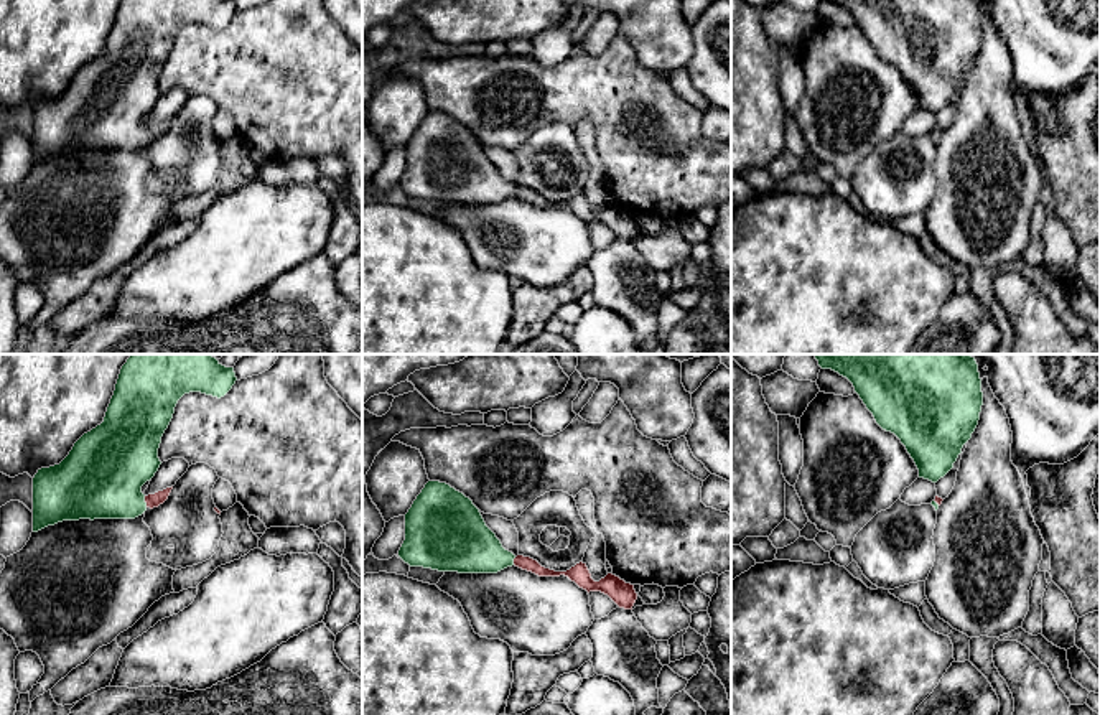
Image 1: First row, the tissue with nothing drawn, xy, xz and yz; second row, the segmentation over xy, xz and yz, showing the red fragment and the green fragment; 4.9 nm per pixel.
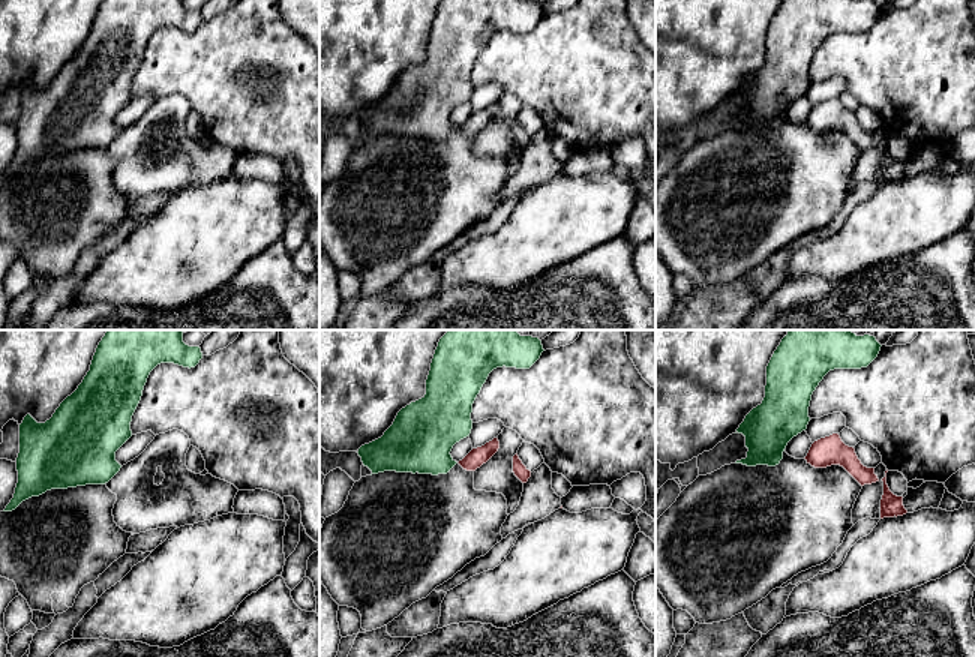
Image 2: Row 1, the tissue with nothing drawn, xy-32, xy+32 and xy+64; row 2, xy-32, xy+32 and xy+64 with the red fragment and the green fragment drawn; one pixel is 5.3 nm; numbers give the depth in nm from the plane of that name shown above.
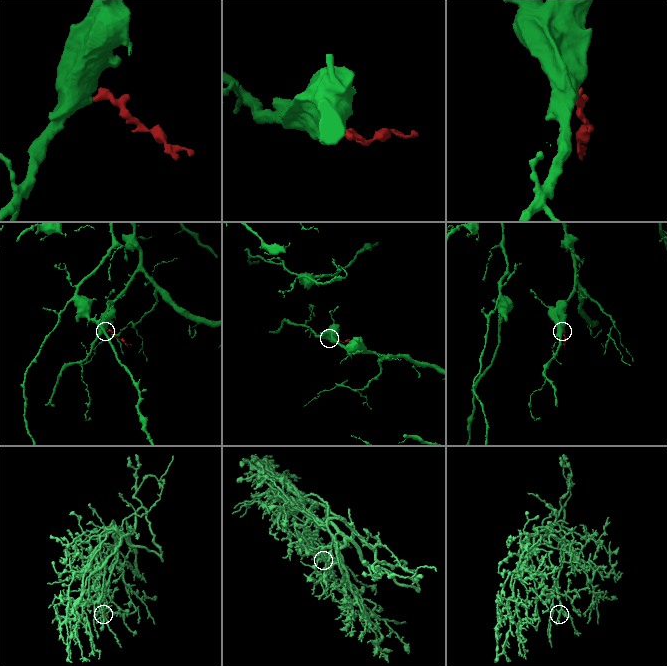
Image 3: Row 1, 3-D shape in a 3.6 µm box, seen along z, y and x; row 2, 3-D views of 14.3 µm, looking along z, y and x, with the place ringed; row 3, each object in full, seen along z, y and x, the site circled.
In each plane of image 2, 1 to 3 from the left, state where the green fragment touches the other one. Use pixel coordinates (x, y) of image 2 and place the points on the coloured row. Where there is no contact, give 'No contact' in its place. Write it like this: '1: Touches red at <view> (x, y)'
1: No contact
2: No contact
3: No contact

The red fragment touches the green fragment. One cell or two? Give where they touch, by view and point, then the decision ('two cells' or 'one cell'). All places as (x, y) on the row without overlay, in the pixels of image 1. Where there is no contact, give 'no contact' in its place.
meets red in xy at (145, 132); one cell

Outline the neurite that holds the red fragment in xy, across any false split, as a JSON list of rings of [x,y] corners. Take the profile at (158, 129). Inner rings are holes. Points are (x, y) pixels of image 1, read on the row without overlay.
[[[120,0],[104,53],[84,64],[59,96],[41,99],[35,105],[33,163],[63,152],[135,150],[148,138],[153,140],[163,135],[173,117],[148,127],[142,124],[142,117],[155,107],[161,96],[158,79],[173,49],[178,31],[189,23],[201,23],[221,30],[232,20],[235,12],[234,0]]]

